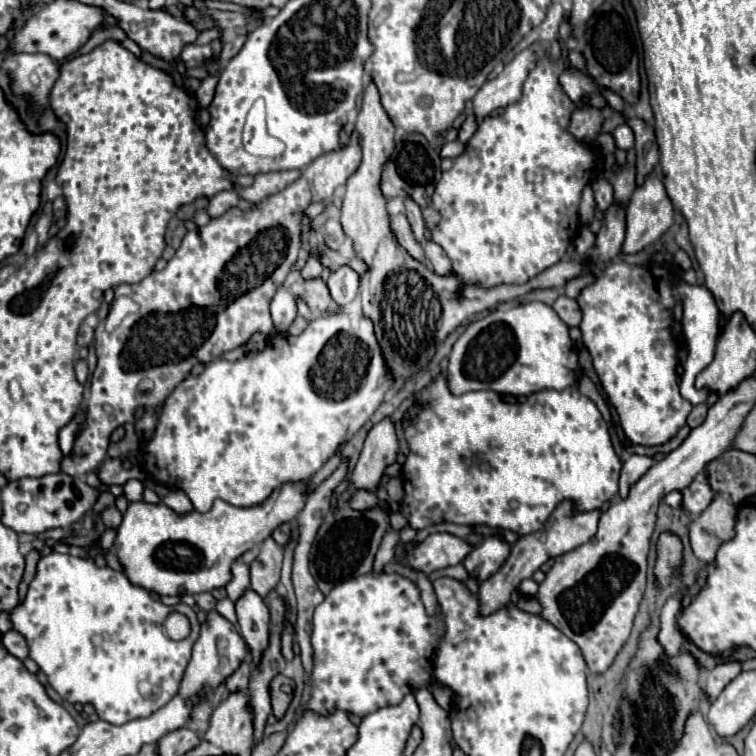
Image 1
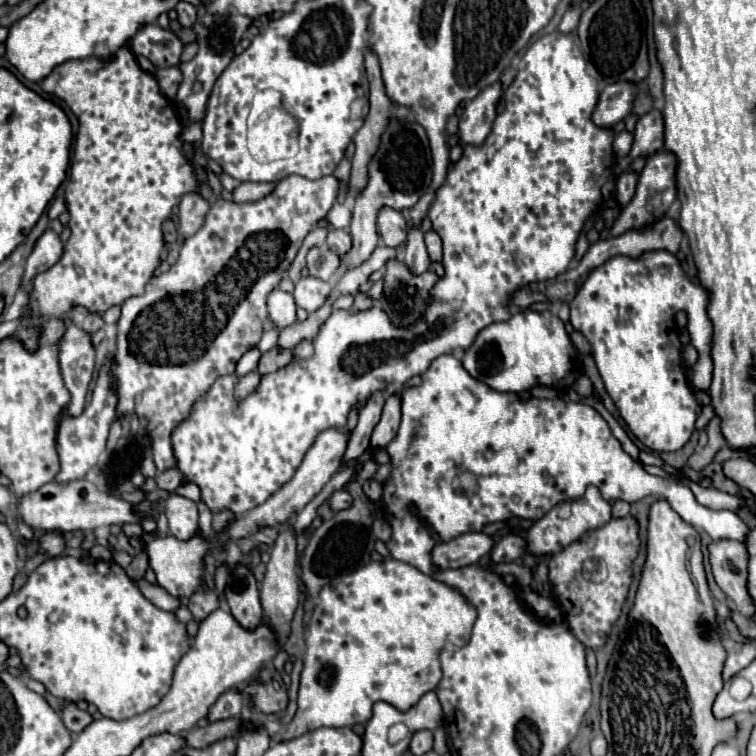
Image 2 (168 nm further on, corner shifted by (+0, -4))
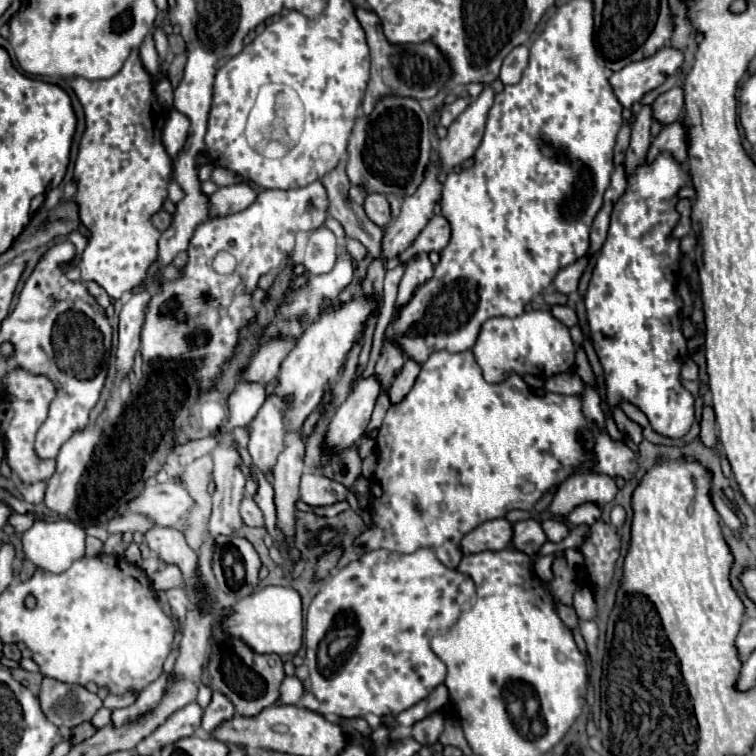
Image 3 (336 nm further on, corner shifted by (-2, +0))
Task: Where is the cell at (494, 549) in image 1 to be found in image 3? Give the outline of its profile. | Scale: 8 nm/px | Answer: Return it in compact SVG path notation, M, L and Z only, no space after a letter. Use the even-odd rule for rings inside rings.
M525 519L513 525L513 547L527 553L527 555L535 555L539 551L539 547L547 541L541 523L535 519Z

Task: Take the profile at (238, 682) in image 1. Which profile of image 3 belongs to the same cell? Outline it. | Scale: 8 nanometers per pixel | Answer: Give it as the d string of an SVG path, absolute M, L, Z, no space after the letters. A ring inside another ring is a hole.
M219 691L213 693L213 701L209 703L209 707L203 713L203 721L201 727L211 733L215 731L221 723L229 721L235 715L235 707L231 707L231 701L225 695L219 695Z

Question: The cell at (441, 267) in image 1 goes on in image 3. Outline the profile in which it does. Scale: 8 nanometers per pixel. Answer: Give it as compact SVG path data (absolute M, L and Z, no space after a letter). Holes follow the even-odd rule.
M435 215L427 227L419 233L419 237L413 241L413 245L399 255L401 263L407 262L415 253L431 253L431 251L443 251L451 239L451 227L449 221L443 215Z

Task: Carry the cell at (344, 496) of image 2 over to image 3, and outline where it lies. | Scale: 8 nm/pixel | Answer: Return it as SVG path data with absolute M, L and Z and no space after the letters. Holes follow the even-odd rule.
M305 473L301 477L299 499L311 507L323 507L323 505L345 501L345 495L347 495L347 489L341 483L327 479L319 473Z

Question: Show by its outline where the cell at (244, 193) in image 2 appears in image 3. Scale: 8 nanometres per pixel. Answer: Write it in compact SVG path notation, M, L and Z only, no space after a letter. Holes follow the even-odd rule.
M229 185L229 187L219 187L211 197L209 197L209 215L211 217L223 217L231 213L239 213L247 209L255 201L255 191L245 185Z

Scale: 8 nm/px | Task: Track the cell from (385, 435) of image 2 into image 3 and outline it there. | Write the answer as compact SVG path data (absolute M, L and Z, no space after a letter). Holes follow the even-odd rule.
M413 359L405 361L403 369L399 371L399 375L395 377L395 381L391 385L391 391L389 391L391 403L399 403L399 399L403 399L403 395L407 395L407 391L413 387L413 383L419 375L419 369L421 369L421 365L417 361L413 361Z

